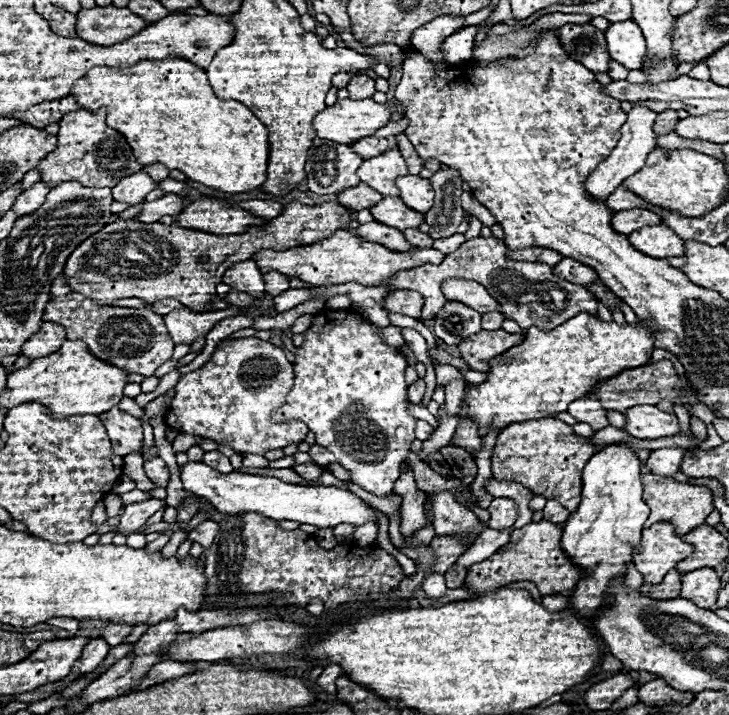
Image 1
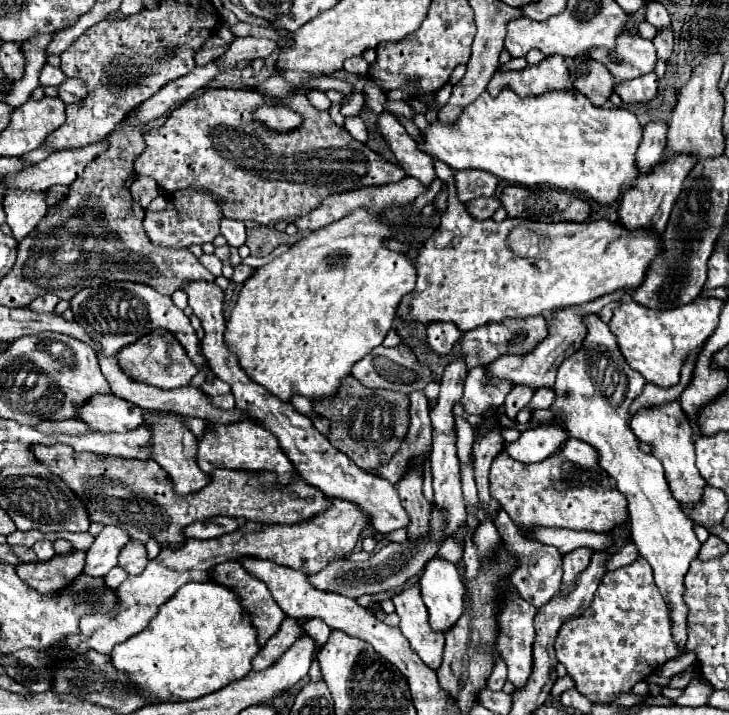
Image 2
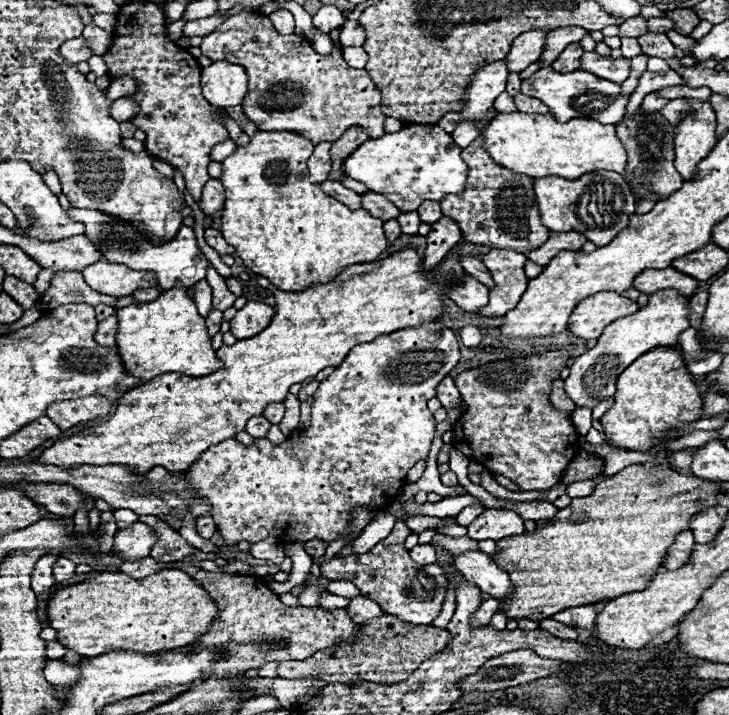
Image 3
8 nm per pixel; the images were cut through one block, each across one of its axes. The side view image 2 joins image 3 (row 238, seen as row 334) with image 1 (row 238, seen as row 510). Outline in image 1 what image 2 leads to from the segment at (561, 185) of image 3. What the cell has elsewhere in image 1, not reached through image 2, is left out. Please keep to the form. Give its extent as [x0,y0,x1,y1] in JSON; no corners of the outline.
[628,224,684,258]

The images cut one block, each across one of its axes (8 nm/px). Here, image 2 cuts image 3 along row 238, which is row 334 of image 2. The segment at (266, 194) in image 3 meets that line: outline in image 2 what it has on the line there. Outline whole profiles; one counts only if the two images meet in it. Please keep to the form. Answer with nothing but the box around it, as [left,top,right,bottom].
[226,208,416,402]

